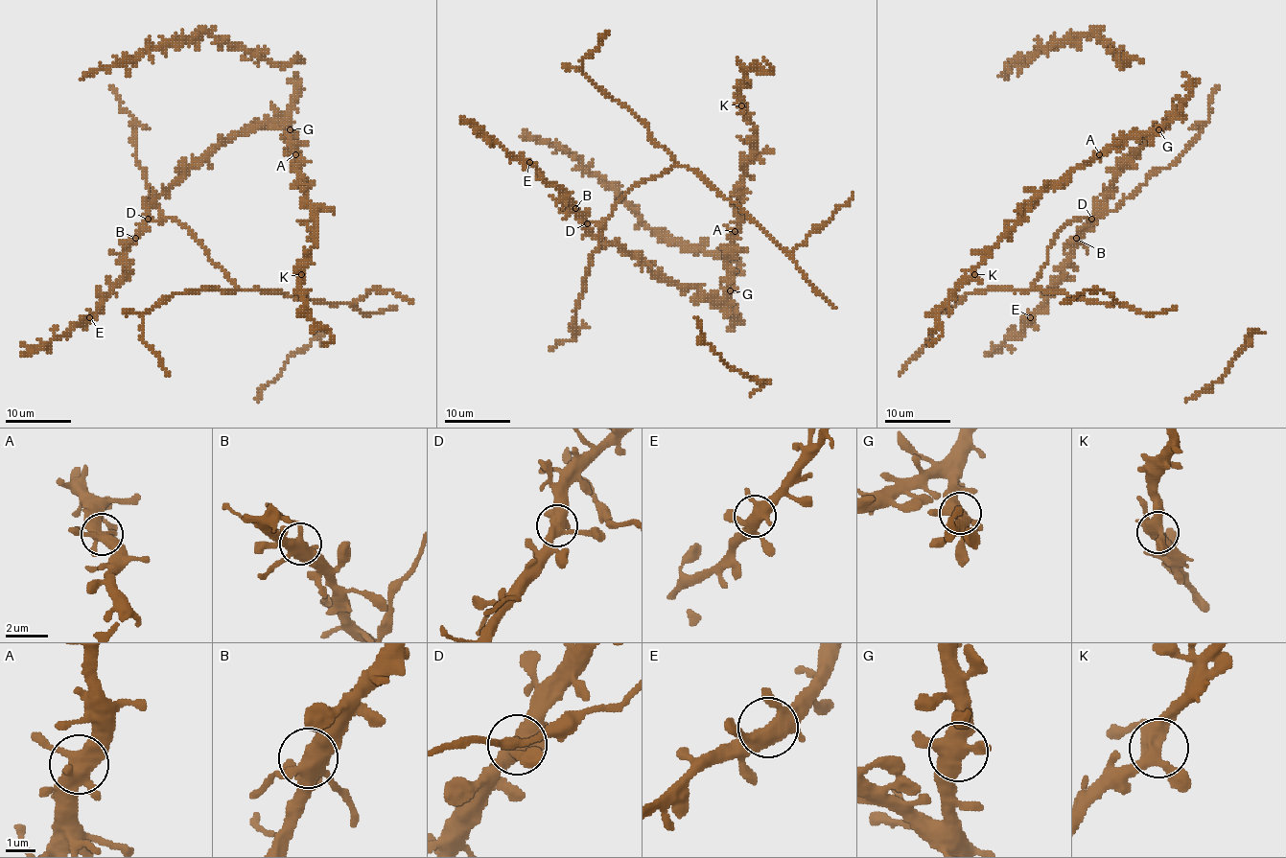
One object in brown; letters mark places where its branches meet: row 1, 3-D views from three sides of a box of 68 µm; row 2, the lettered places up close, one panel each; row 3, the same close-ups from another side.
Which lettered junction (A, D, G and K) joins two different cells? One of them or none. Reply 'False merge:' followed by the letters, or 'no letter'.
False merge: no letter

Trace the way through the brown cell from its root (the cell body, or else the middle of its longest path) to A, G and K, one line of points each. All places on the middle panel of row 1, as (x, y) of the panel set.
A: (603, 233), (598, 240), (595, 236), (638, 254), (661, 275), (723, 300), (735, 231)
G: (603, 233), (598, 240), (595, 236), (621, 244), (680, 286), (716, 293), (723, 300), (730, 290)
K: (603, 233), (595, 236), (638, 254), (661, 275), (723, 300), (739, 178), (755, 139), (741, 105)

